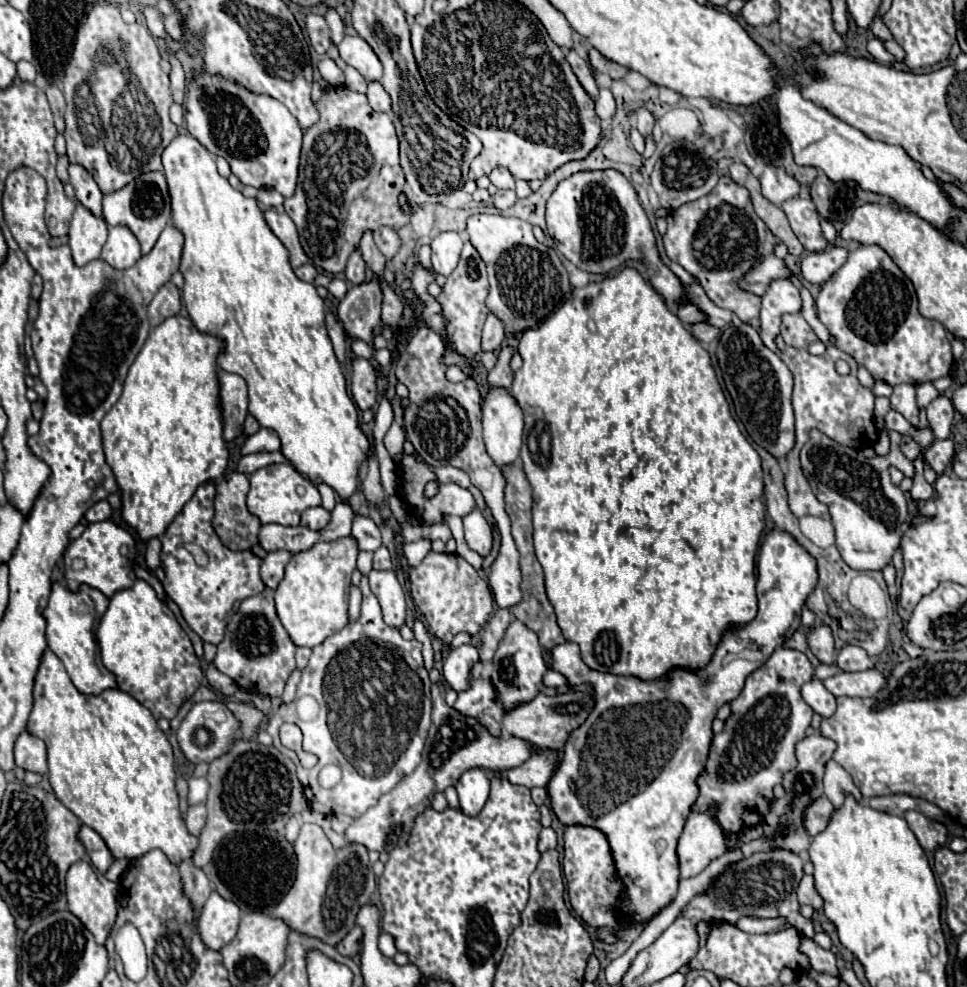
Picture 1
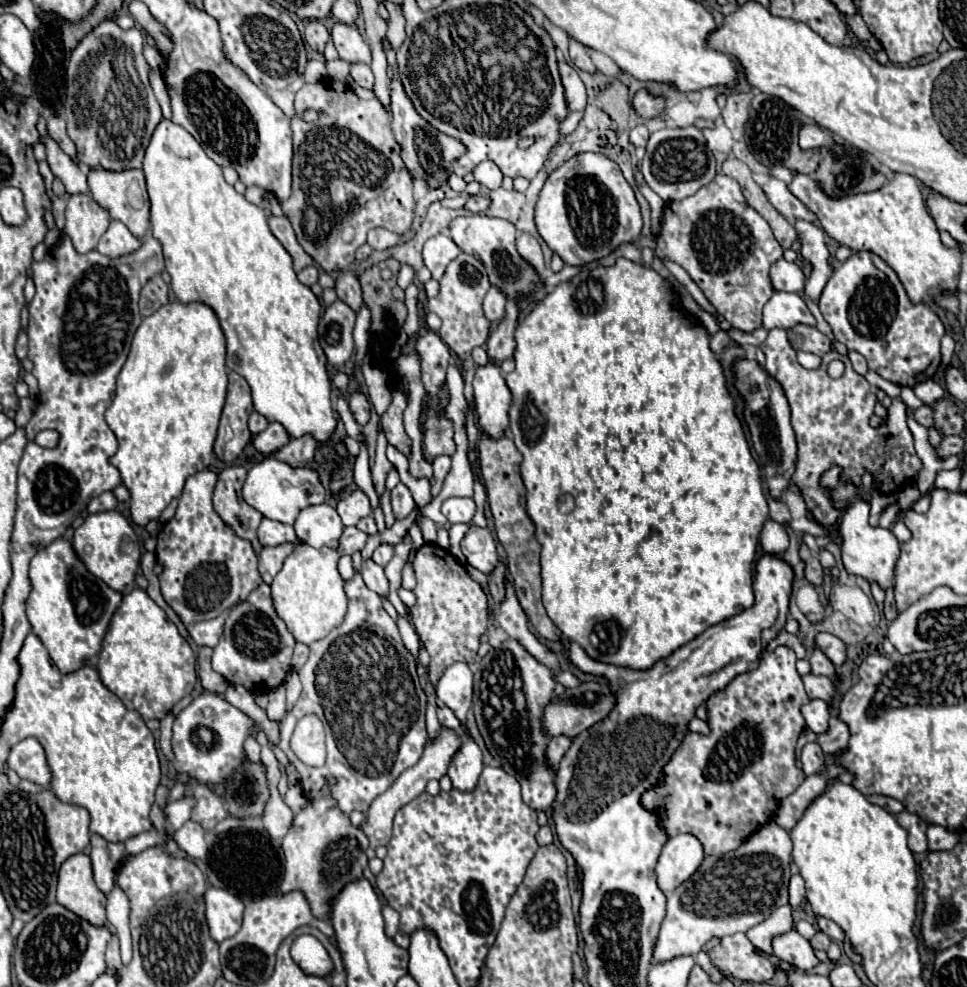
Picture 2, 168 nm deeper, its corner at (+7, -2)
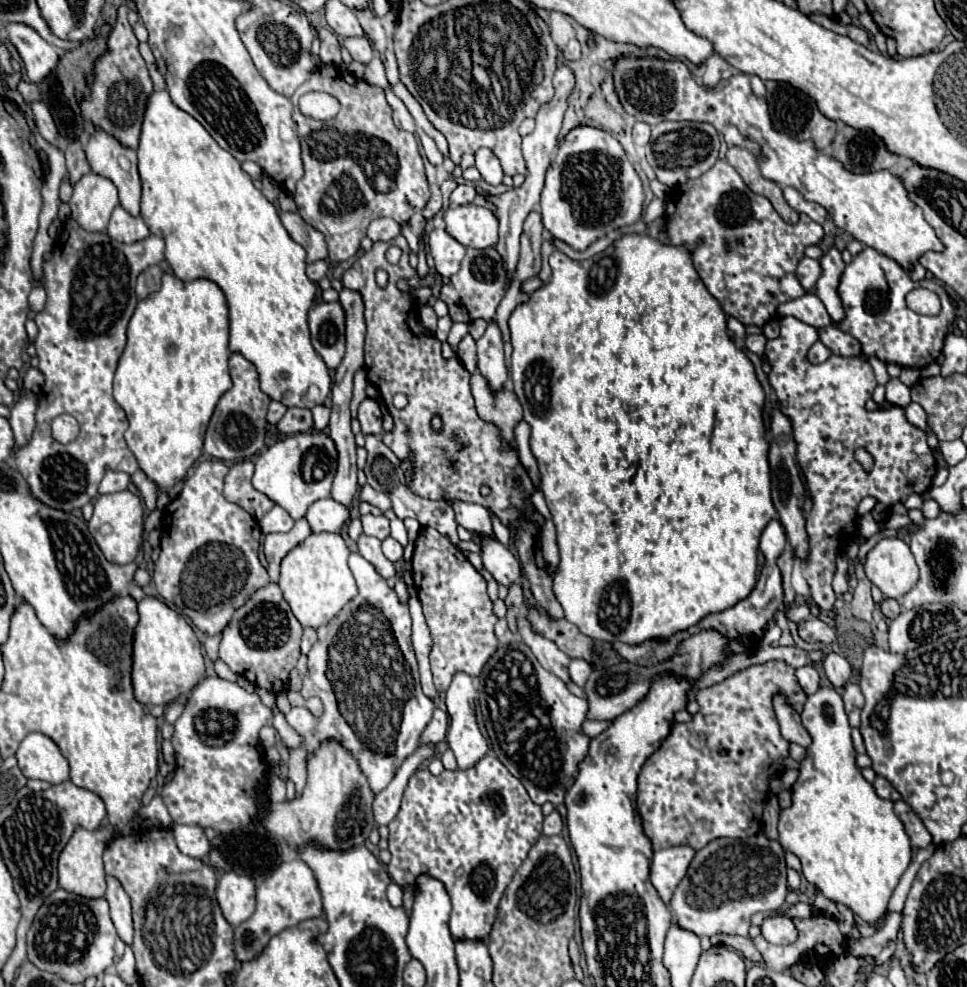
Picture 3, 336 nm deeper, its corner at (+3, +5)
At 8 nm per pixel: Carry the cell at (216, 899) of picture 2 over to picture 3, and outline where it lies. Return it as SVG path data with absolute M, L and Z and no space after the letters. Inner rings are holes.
M224 872L216 886L216 898L230 926L238 926L254 912L254 880L234 872Z

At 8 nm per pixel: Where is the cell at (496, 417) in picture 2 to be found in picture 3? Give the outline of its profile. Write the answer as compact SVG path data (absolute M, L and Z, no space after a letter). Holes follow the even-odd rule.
M496 322L488 324L488 330L478 340L478 372L488 380L492 392L500 392L506 386L508 370L504 364L504 344Z

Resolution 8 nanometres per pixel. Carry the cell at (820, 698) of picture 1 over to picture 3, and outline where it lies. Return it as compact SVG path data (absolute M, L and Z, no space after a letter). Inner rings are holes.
M822 686L818 692L808 696L802 710L802 724L812 736L812 746L808 748L808 758L800 764L800 776L792 788L792 806L780 812L780 842L786 850L794 852L800 858L804 878L828 900L844 904L860 920L876 924L878 920L890 916L888 900L912 860L908 834L904 832L900 818L894 814L894 804L880 798L874 792L872 784L862 778L860 768L854 764L856 752L852 746L850 724L840 694L834 688Z

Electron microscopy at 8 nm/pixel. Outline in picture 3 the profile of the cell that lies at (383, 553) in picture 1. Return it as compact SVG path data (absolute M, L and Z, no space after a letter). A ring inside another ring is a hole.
M386 538L386 540L382 540L382 552L384 552L384 556L388 558L388 560L392 560L392 562L396 562L396 560L400 560L402 558L402 554L404 554L404 548L394 540L394 538Z

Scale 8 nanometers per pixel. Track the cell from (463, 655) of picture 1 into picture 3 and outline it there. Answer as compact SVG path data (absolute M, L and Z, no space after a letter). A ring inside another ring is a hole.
M458 672L452 678L452 684L446 692L446 706L448 706L448 714L450 714L450 726L448 726L448 736L446 736L448 746L458 760L458 768L468 770L480 758L484 758L489 750L487 740L484 740L484 736L476 724L476 688L474 688L472 676Z

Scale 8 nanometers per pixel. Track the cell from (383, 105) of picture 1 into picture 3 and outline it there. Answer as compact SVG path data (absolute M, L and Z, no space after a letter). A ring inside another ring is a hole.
M364 36L362 38L344 38L342 46L352 54L352 58L356 62L362 62L362 64L370 64L370 60L374 56L372 46L370 46L370 42Z

